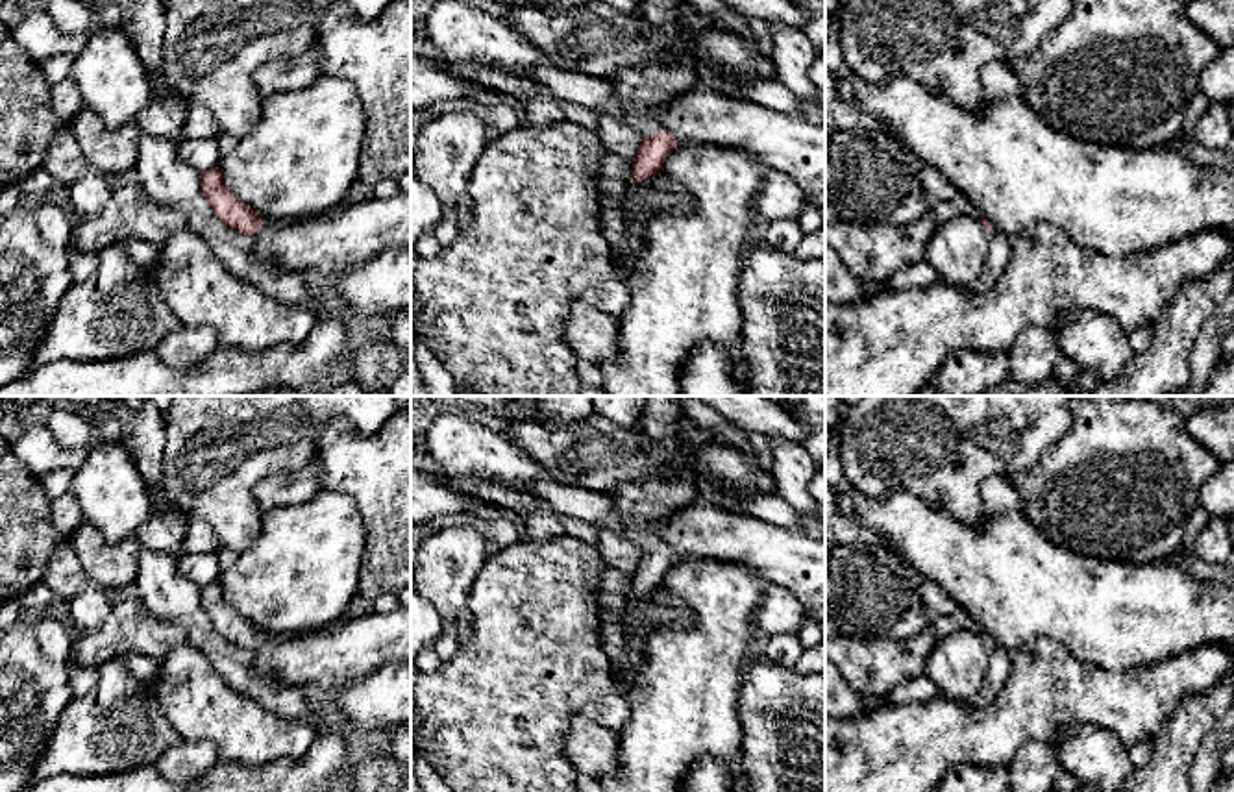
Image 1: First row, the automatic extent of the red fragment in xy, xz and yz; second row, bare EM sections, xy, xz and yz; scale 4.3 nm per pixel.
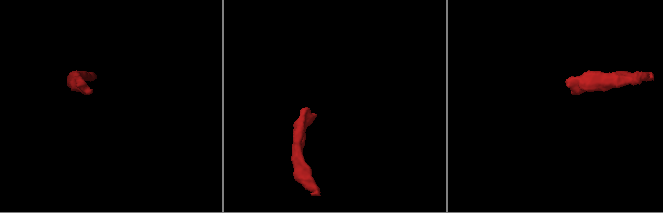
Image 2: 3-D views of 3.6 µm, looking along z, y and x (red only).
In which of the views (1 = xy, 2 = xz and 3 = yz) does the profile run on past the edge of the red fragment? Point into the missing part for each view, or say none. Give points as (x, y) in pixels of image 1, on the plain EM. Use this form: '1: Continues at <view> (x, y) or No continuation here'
1: No continuation here
2: Continues at xz (644, 504)
3: No continuation here

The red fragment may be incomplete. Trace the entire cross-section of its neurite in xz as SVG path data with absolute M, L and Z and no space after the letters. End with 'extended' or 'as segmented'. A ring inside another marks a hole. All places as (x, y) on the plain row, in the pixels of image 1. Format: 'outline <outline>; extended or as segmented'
outline M646 396L646 407L633 429L640 431L660 452L660 457L675 464L681 474L672 479L660 474L659 477L623 481L614 490L625 520L623 537L642 548L638 566L633 572L633 598L659 588L666 572L677 561L677 553L659 535L659 529L666 518L690 505L699 494L688 476L688 461L681 455L677 431L685 413L677 405L679 398Z; extended

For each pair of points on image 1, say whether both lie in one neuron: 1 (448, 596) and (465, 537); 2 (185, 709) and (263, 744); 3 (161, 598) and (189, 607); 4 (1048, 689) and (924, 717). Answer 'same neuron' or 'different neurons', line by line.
1: same neuron
2: same neuron
3: same neuron
4: same neuron

